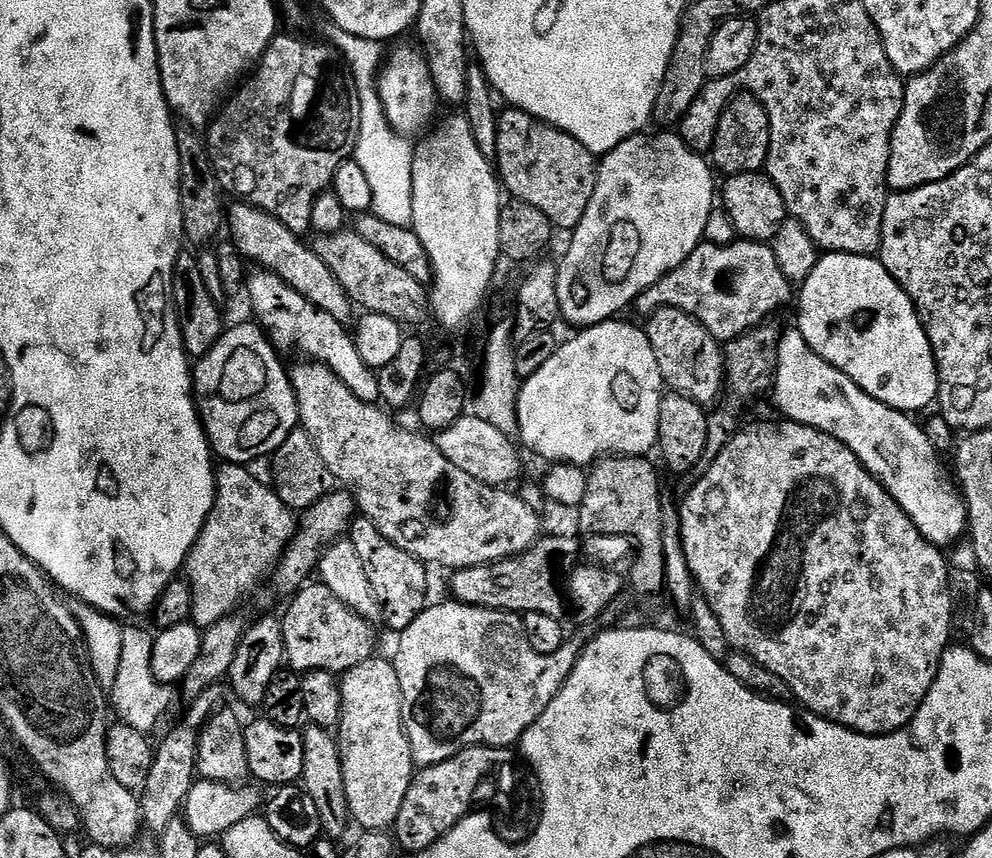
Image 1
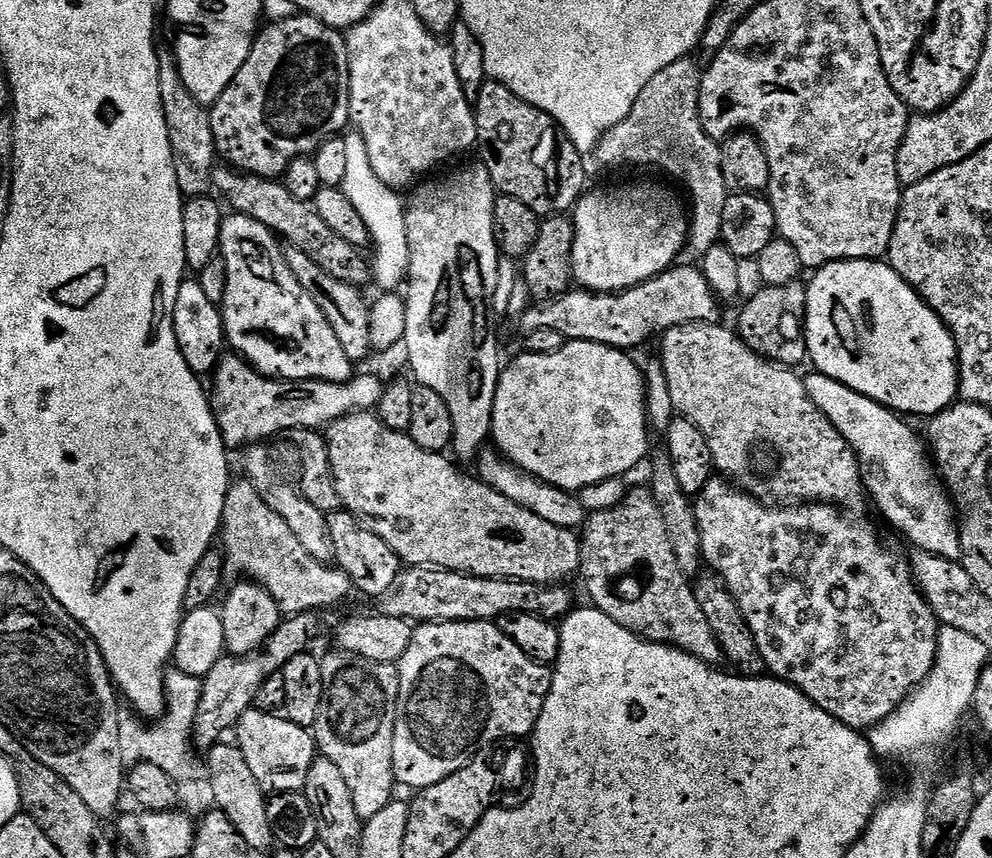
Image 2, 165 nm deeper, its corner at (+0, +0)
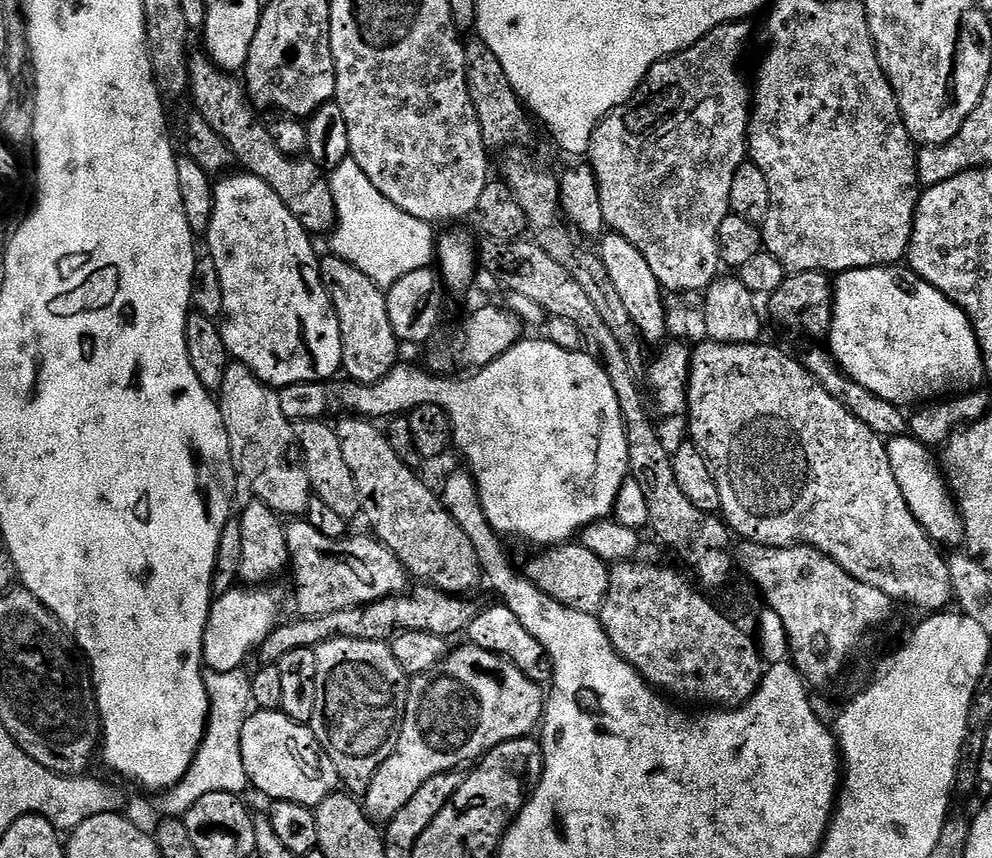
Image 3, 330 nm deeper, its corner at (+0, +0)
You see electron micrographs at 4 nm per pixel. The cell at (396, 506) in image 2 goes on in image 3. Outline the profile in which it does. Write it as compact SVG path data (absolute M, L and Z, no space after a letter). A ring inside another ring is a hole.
M579 542L557 544L549 547L541 556L536 556L528 564L526 578L538 590L542 590L550 598L562 602L570 610L579 612L599 613L608 597L610 586L610 568L594 550L586 550Z

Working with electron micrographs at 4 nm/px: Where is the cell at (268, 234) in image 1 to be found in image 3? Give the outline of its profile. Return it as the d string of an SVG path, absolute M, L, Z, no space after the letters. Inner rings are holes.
M331 254L325 256L325 260L323 257L319 261L320 277L338 314L342 334L343 375L357 384L373 384L386 378L386 374L390 374L390 370L401 359L402 344L396 339L394 326L390 326L385 289L366 278L362 270L350 266L350 262Z

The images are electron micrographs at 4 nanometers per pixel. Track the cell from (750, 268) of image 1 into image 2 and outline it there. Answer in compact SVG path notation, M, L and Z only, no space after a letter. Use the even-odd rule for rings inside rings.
M673 266L667 272L661 272L644 284L628 288L625 292L569 290L543 306L529 307L518 320L521 333L527 334L546 327L556 330L564 336L565 341L585 340L611 348L633 350L639 344L646 343L652 335L655 337L663 334L668 328L679 324L721 323L721 301L710 282L706 282L703 271L699 267L680 267Z

